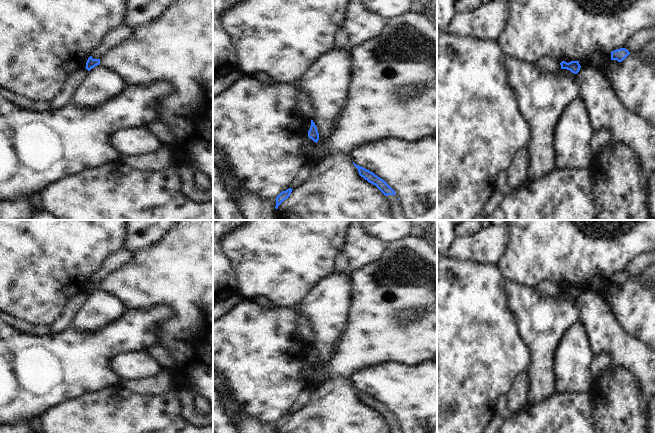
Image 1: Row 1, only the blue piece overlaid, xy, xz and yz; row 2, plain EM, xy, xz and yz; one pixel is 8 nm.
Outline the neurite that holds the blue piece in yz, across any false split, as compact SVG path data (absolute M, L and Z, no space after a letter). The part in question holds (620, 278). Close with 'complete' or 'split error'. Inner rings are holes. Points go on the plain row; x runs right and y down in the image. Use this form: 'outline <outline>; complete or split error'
outline M620 272L611 276L611 284L623 285L630 276L625 272Z; complete

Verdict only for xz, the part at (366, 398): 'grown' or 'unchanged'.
grown

